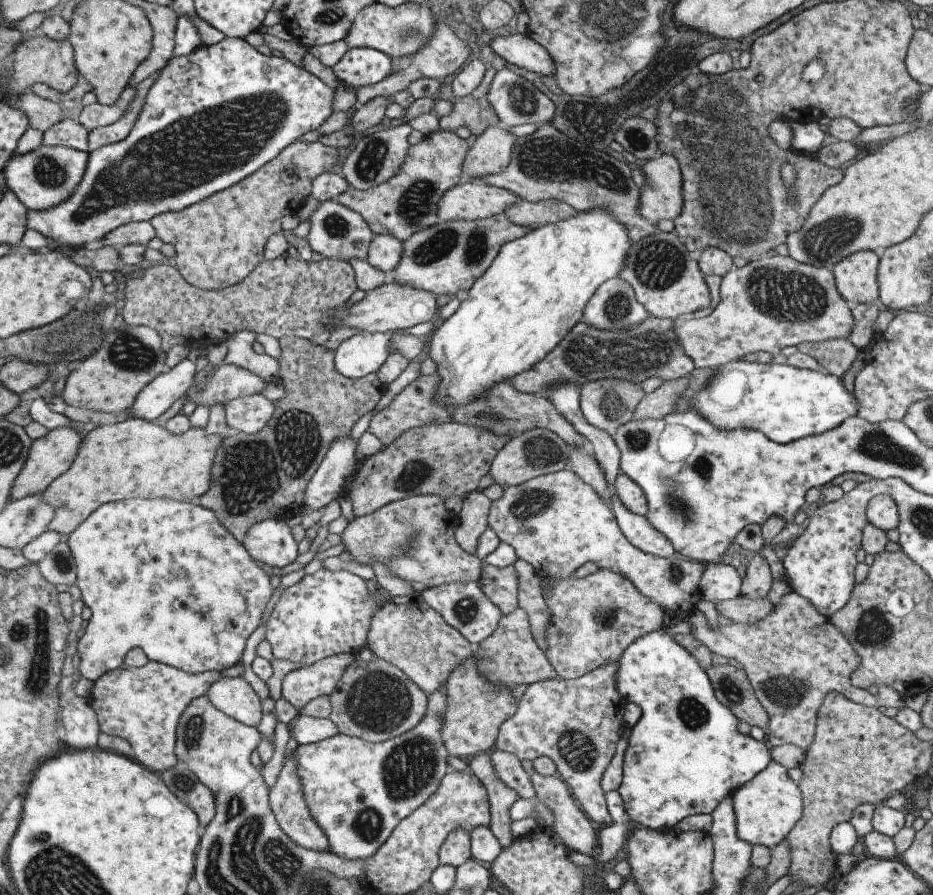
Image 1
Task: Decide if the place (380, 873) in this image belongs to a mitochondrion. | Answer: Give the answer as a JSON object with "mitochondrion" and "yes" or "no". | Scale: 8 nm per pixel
{"mitochondrion":"no"}

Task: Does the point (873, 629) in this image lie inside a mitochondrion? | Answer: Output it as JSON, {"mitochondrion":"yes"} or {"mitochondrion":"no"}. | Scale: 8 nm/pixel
{"mitochondrion":"yes"}

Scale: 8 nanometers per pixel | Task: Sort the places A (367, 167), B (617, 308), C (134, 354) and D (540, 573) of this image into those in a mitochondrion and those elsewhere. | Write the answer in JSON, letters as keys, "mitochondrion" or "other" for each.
{"A":"mitochondrion","B":"mitochondrion","C":"mitochondrion","D":"other"}

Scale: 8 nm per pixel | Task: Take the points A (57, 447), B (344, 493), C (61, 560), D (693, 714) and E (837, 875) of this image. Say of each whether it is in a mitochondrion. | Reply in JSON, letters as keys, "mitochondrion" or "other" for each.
{"A":"other","B":"other","C":"mitochondrion","D":"mitochondrion","E":"other"}

